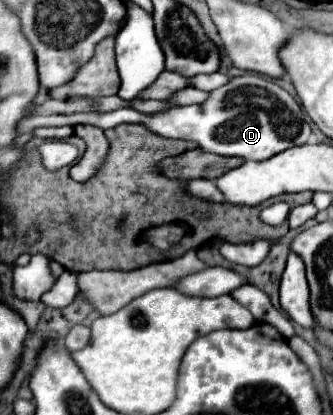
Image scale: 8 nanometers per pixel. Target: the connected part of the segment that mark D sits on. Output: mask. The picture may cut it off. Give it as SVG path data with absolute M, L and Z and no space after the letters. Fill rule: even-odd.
M244 74L230 78L224 86L212 90L208 100L202 104L174 106L154 114L144 114L132 108L120 108L108 114L37 115L22 119L18 123L17 134L22 135L42 126L76 126L80 122L94 124L100 128L114 128L122 122L142 122L148 130L162 138L190 140L196 142L200 150L218 156L236 156L242 160L260 162L292 146L306 144L312 134L302 106L284 88L260 74Z

